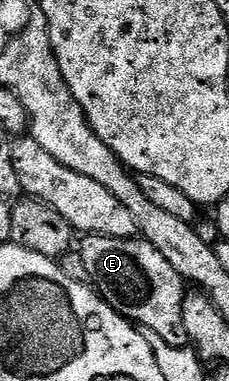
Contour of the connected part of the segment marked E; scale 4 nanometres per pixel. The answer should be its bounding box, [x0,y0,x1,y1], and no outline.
[78,235,189,347]

